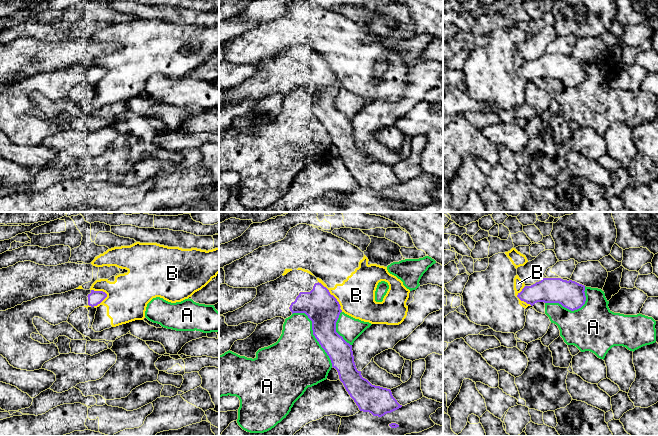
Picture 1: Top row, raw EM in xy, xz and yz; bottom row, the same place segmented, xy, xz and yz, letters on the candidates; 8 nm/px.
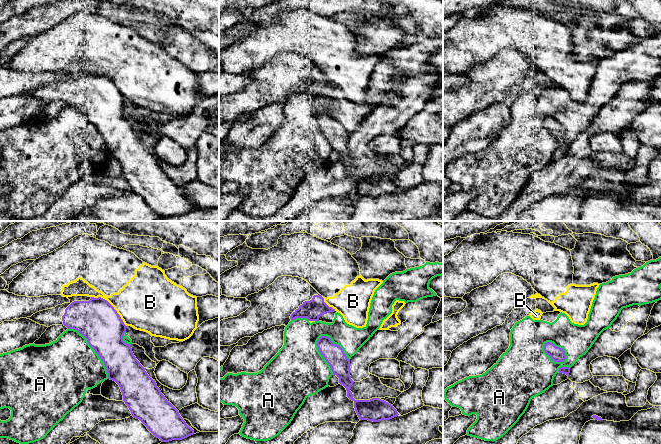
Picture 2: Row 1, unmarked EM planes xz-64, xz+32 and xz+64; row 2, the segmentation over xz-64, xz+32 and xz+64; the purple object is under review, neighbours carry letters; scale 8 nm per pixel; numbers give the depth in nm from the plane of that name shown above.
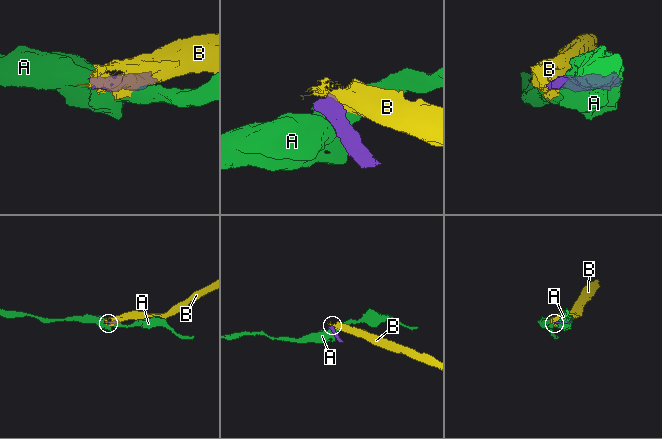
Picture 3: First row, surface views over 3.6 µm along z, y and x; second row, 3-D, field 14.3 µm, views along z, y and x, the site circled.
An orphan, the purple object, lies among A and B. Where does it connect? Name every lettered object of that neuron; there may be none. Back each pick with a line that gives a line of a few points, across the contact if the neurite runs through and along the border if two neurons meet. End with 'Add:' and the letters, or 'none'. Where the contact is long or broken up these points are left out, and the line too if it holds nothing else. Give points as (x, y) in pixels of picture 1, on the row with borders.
Add: none

